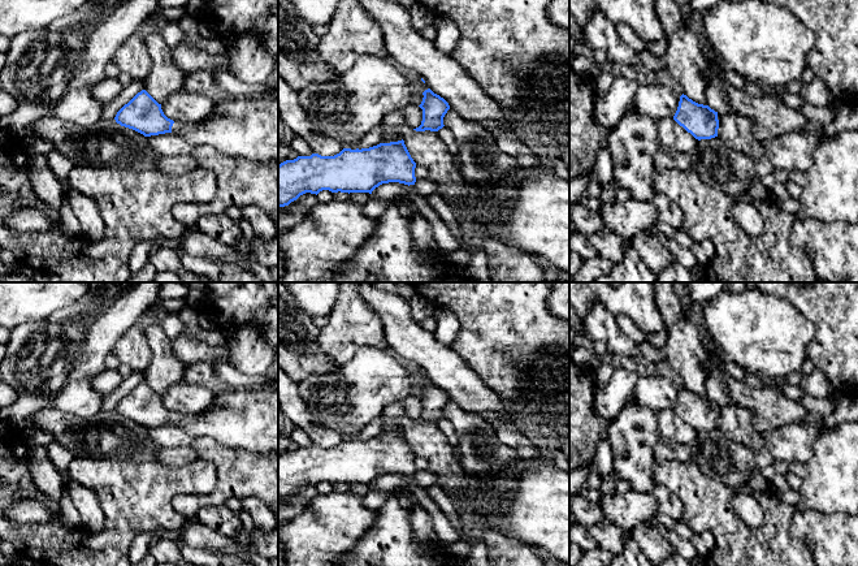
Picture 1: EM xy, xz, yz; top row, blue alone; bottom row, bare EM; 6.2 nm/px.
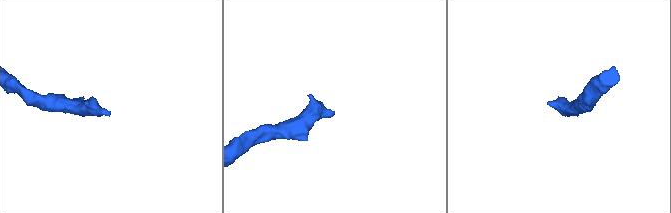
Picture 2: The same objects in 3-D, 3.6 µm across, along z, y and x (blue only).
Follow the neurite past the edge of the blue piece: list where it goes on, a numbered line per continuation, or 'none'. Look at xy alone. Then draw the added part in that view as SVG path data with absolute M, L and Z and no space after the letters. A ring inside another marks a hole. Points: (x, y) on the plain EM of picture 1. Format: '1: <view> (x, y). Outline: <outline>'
1: xy (245, 419). Outline: M237 389L216 394L212 405L196 415L174 412L172 424L191 436L208 436L218 444L252 451L278 455L278 389Z

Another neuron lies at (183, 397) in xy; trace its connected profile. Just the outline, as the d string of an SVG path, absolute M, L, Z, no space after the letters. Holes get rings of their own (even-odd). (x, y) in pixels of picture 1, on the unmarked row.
M185 380L170 386L161 396L161 401L168 410L190 415L205 411L213 399L214 394L205 385L195 385Z

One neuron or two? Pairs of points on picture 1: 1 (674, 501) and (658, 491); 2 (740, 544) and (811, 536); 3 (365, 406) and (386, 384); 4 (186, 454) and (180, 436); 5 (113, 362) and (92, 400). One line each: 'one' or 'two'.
1: one
2: two
3: one
4: two
5: two

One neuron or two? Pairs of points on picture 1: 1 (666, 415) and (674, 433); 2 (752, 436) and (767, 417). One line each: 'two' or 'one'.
1: one
2: two

